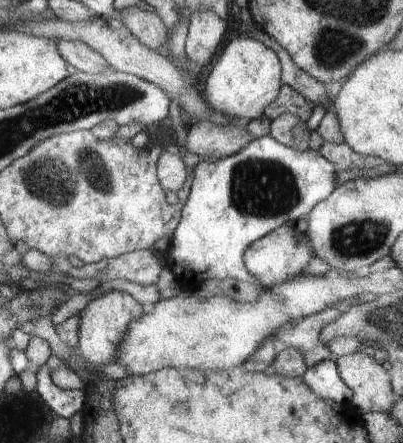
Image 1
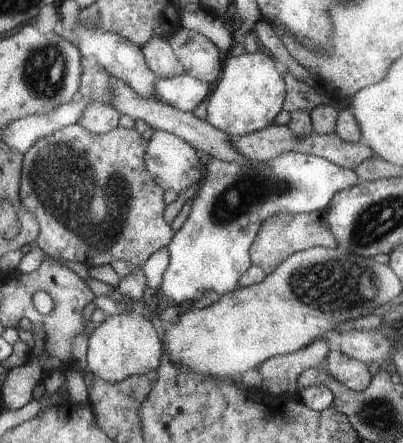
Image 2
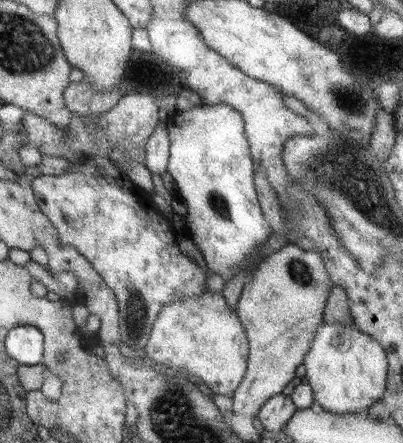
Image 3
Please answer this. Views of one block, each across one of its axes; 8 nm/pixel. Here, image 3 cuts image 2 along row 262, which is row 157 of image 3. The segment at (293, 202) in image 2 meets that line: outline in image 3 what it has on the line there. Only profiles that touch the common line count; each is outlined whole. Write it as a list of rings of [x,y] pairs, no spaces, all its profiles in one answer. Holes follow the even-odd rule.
[[[195,106],[183,112],[175,112],[167,120],[167,138],[169,138],[169,162],[167,172],[175,182],[177,200],[185,202],[185,234],[197,246],[203,256],[205,268],[219,278],[229,280],[239,266],[247,264],[249,254],[259,250],[269,238],[271,228],[261,212],[259,198],[253,184],[253,160],[249,154],[249,144],[245,136],[243,118],[229,106]]]

